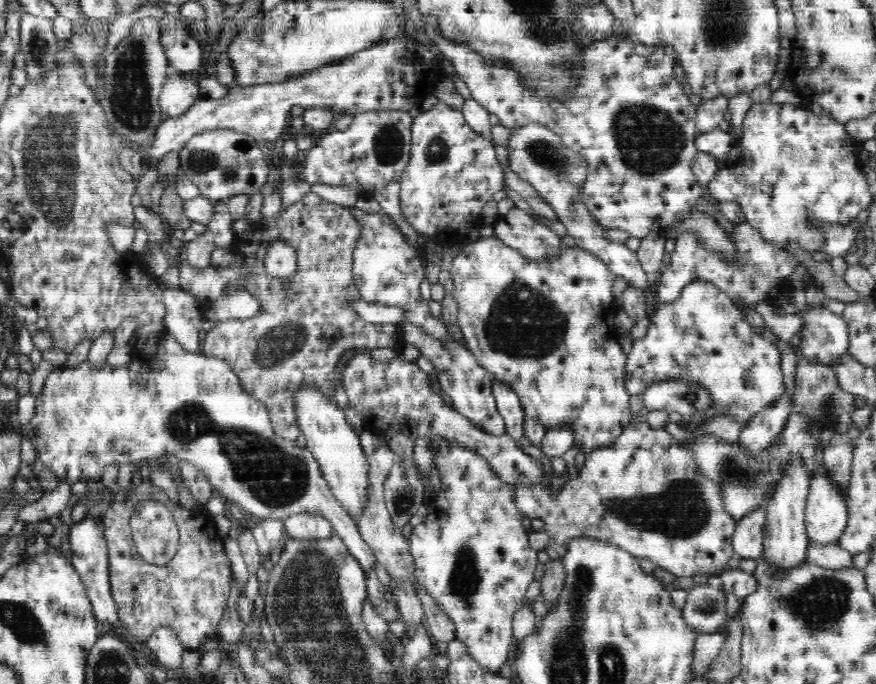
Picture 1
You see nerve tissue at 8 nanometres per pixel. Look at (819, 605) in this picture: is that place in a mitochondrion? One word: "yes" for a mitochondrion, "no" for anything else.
yes

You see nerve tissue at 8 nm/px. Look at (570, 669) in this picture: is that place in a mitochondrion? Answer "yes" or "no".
yes

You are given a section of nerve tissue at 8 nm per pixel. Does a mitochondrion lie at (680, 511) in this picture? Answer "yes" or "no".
yes

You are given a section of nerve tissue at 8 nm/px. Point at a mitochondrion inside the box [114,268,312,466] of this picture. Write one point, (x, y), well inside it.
(277, 345)

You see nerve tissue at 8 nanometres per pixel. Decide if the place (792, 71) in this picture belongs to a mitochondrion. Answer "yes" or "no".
no

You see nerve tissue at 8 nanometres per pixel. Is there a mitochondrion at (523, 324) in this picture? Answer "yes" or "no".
yes

